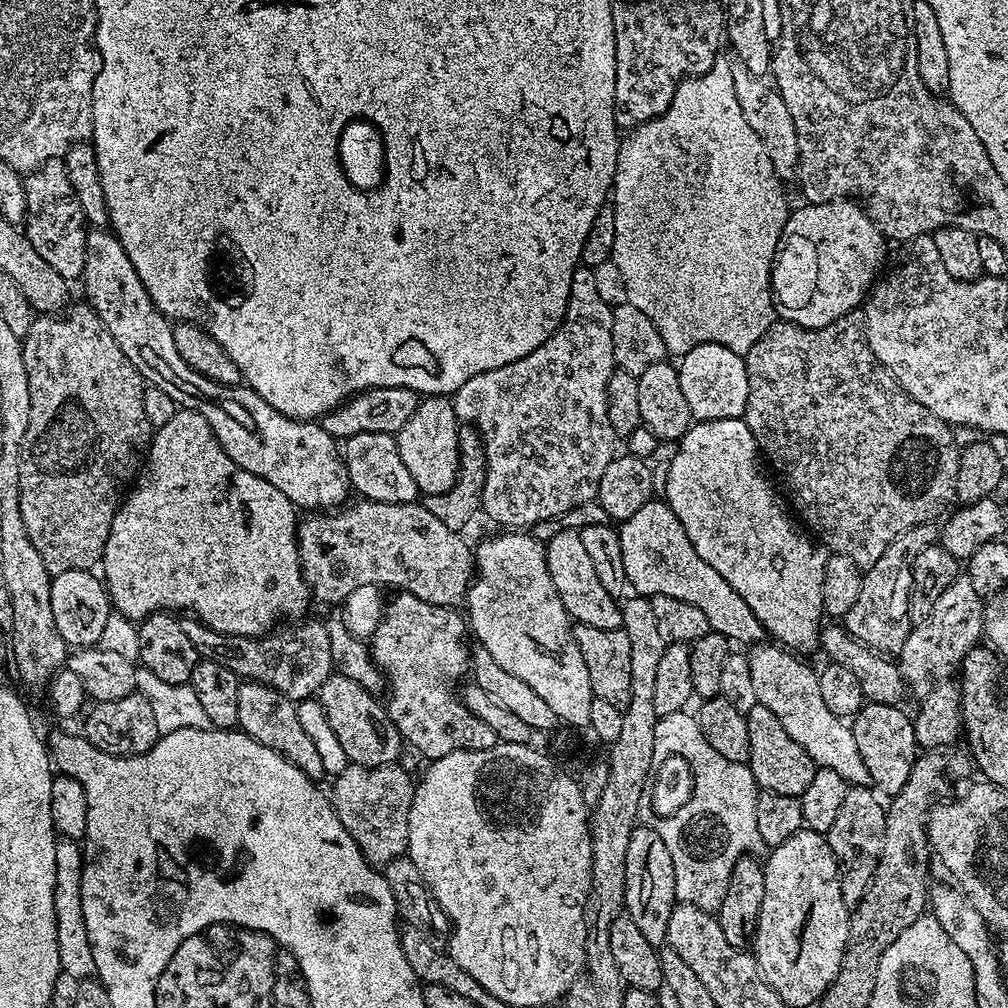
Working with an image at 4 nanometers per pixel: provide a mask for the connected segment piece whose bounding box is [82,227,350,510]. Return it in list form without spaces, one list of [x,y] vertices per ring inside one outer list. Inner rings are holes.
[[[89,227],[87,231],[82,277],[84,292],[88,295],[86,303],[102,318],[106,330],[110,330],[114,342],[118,342],[122,354],[130,358],[141,378],[155,391],[169,396],[173,405],[202,414],[231,460],[242,470],[270,482],[274,490],[282,490],[297,509],[339,509],[349,499],[350,485],[348,465],[344,463],[336,437],[326,434],[318,422],[283,416],[252,388],[219,384],[190,370],[174,346],[169,317],[154,306],[119,238],[102,228]]]

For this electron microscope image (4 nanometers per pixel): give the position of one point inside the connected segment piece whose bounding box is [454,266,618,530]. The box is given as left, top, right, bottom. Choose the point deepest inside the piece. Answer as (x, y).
(542, 420)

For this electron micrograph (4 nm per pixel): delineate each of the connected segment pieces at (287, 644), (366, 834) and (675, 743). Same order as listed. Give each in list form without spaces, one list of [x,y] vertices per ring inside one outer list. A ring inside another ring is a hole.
[[[307,620],[281,627],[259,638],[249,639],[248,648],[236,649],[232,645],[235,643],[225,643],[228,645],[224,648],[222,663],[235,672],[241,681],[265,684],[294,702],[315,697],[324,679],[333,675],[334,669],[327,623],[319,624],[316,620]]]
[[[399,763],[367,768],[349,764],[342,774],[331,781],[330,799],[338,814],[338,822],[346,826],[350,838],[364,855],[367,864],[383,866],[408,851],[408,815],[412,805],[414,780]]]
[[[685,710],[659,717],[654,726],[654,761],[671,755],[680,756],[692,771],[692,793],[689,800],[672,816],[655,816],[651,827],[658,832],[667,850],[676,875],[676,899],[715,913],[726,898],[726,886],[738,858],[760,844],[754,806],[758,785],[745,764],[722,757],[702,734],[697,717]]]

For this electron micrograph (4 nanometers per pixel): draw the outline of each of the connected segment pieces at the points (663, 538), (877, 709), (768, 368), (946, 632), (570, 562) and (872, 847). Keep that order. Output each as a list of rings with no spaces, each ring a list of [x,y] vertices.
[[[664,500],[648,501],[637,513],[624,520],[618,528],[619,541],[622,547],[622,562],[626,569],[629,587],[644,595],[645,598],[664,596],[678,598],[679,601],[690,602],[698,607],[706,616],[709,629],[718,632],[733,643],[742,642],[747,646],[761,643],[766,636],[763,626],[754,617],[742,596],[734,590],[728,582],[709,563],[694,550],[685,527],[678,521],[678,516]]]
[[[868,702],[850,720],[858,754],[862,754],[866,770],[870,770],[871,787],[888,798],[898,795],[902,786],[906,786],[918,755],[913,717],[902,709],[903,707],[895,704]]]
[[[863,311],[847,312],[842,318],[821,328],[803,328],[788,320],[777,319],[768,327],[766,334],[762,334],[762,338],[758,338],[758,342],[754,342],[752,349],[746,353],[744,365],[748,375],[748,397],[742,419],[747,422],[750,434],[754,434],[757,449],[762,453],[763,459],[767,463],[769,460],[773,470],[784,479],[784,484],[792,495],[791,507],[798,516],[800,511],[799,519],[811,529],[815,539],[829,553],[850,558],[850,562],[857,564],[861,570],[867,570],[870,566],[874,566],[874,562],[878,562],[878,558],[882,558],[882,554],[886,554],[886,546],[890,546],[890,542],[894,542],[898,534],[910,530],[910,526],[918,526],[927,520],[935,521],[936,515],[948,503],[956,500],[960,448],[952,437],[953,429],[942,418],[930,414],[930,410],[926,410],[922,402],[910,398],[910,394],[906,394],[898,381],[892,377],[890,370],[886,370],[886,366],[882,366],[882,362],[874,358],[874,350],[870,350],[864,333]]]
[[[967,575],[957,576],[954,583],[942,590],[942,598],[934,602],[930,618],[913,627],[898,653],[898,671],[911,695],[913,692],[916,698],[923,698],[937,681],[951,677],[959,669],[966,653],[981,643],[984,606],[985,601],[978,590],[974,590]]]
[[[575,527],[564,528],[546,540],[544,557],[550,570],[550,582],[554,582],[554,590],[558,590],[562,606],[576,624],[598,626],[598,630],[614,630],[625,623],[616,605],[619,604],[617,597],[606,594],[606,586],[602,586],[602,581],[598,579],[598,573],[594,571],[592,560]]]
[[[848,787],[846,798],[842,798],[842,806],[826,834],[840,875],[842,902],[850,910],[855,908],[856,903],[866,894],[874,878],[878,858],[882,854],[882,838],[886,834],[886,808],[883,803],[880,805],[879,799],[881,800],[881,797],[871,787]]]

